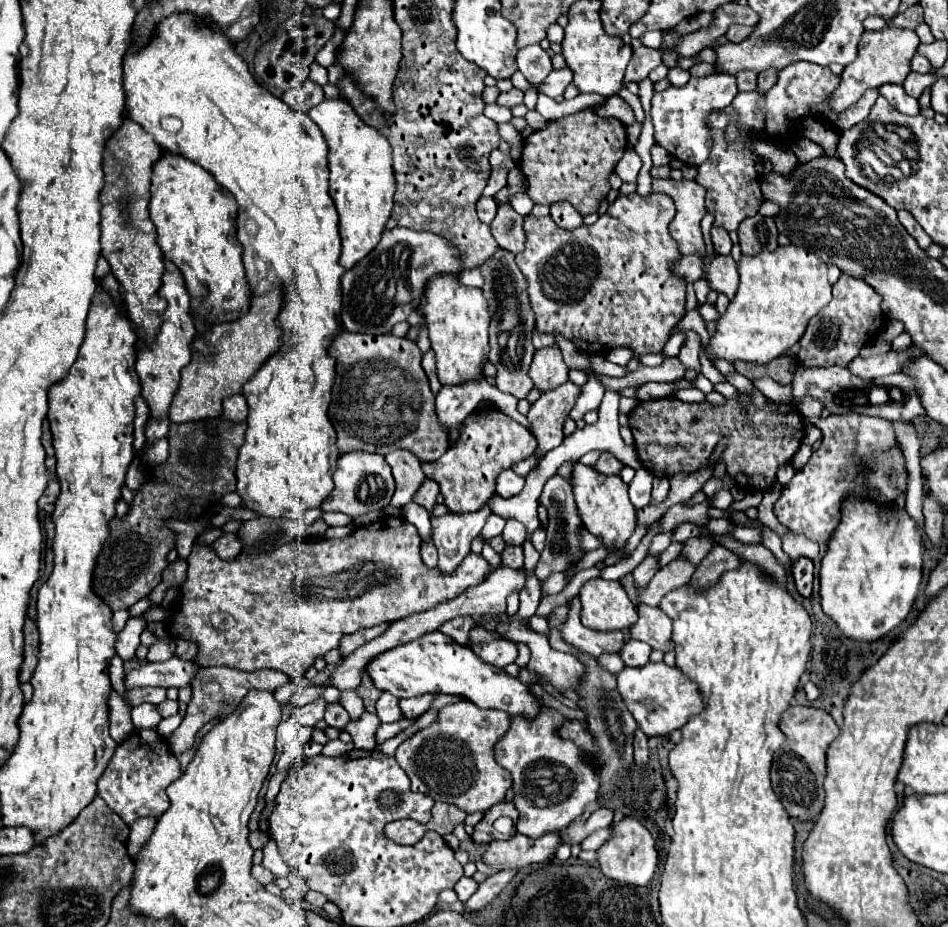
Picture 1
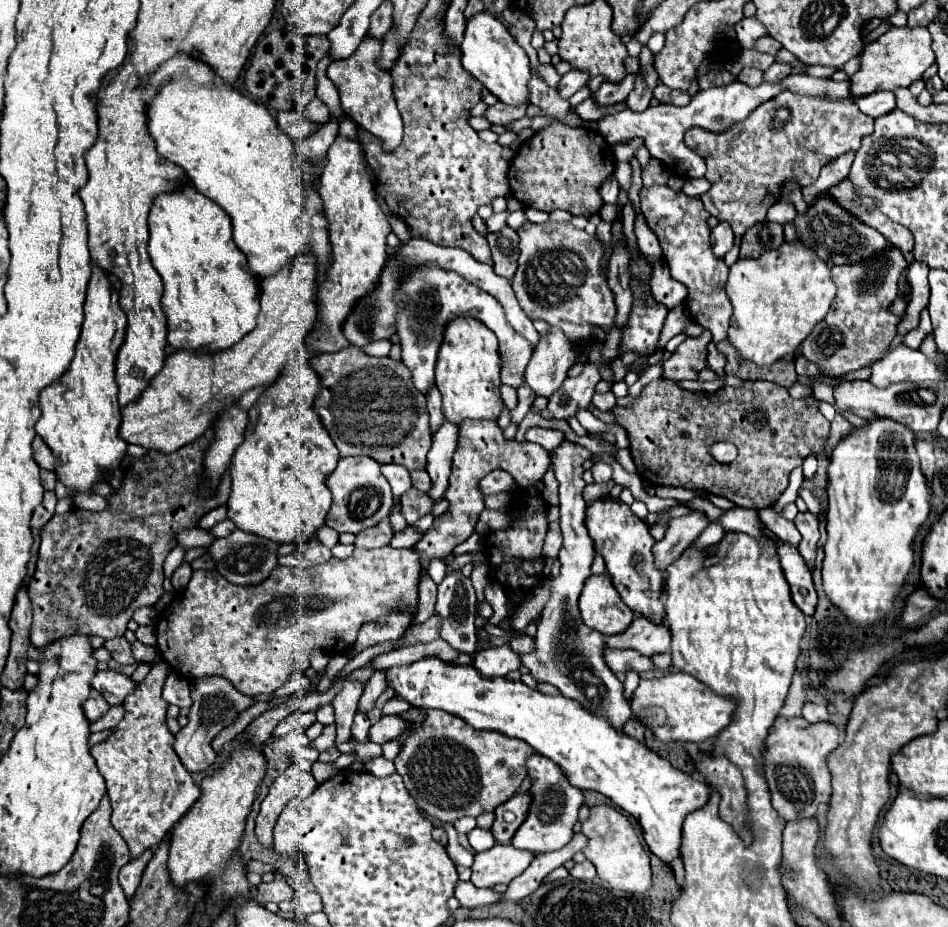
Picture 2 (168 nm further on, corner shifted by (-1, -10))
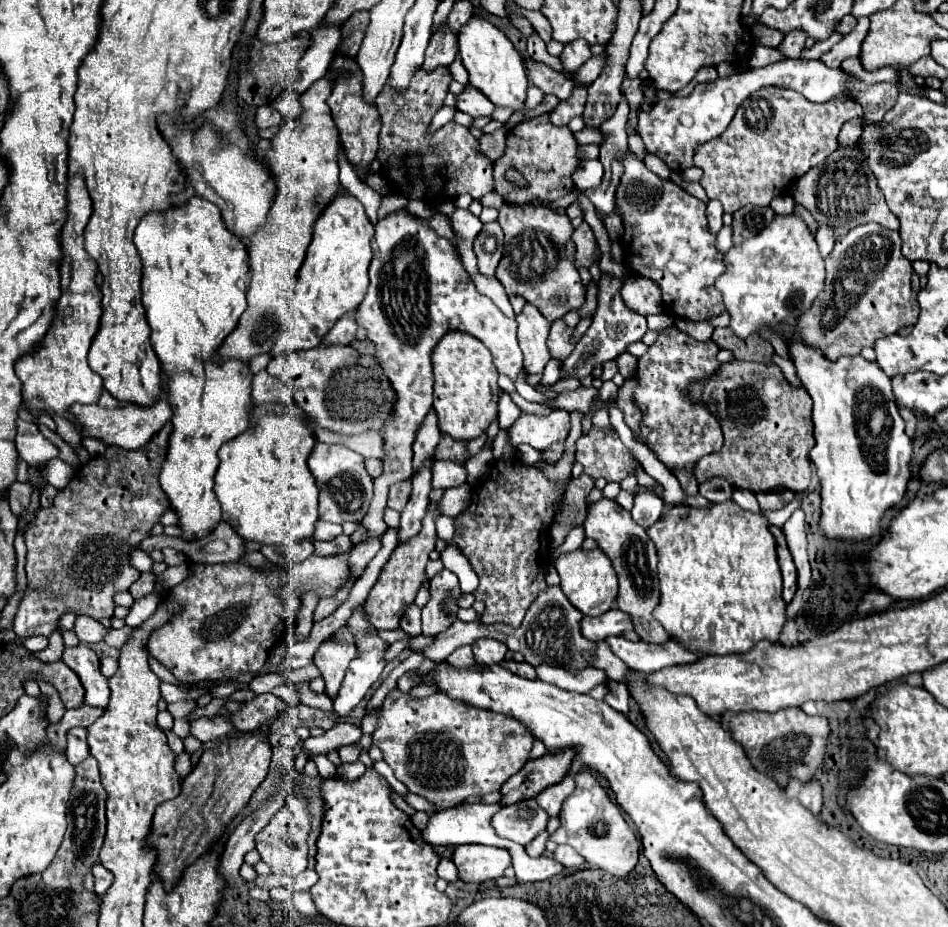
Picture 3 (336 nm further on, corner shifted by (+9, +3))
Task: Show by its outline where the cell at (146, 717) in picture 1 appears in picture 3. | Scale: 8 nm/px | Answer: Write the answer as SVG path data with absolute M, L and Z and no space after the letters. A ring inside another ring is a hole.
M72 728L68 732L68 748L66 748L68 761L75 766L78 762L85 760L89 754L86 728Z

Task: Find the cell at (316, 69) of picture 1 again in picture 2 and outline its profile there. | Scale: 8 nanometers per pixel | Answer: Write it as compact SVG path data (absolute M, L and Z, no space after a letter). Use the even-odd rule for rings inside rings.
M314 97L314 99L308 103L308 107L304 109L304 115L306 115L310 121L326 123L326 121L328 121L330 111L328 111L328 105L326 105L324 101L320 101L318 97Z

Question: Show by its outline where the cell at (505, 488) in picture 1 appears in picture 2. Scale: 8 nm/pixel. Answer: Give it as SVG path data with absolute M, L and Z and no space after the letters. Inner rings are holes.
M492 471L490 475L486 475L482 481L480 481L480 487L484 489L484 495L498 495L498 493L506 493L510 491L512 487L512 479L506 471Z

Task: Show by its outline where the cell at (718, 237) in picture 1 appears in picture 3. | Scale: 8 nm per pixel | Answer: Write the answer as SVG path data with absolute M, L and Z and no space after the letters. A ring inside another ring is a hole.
M710 200L710 202L708 202L706 218L708 218L708 226L710 226L710 232L718 234L718 230L722 228L722 204L720 204L718 200Z

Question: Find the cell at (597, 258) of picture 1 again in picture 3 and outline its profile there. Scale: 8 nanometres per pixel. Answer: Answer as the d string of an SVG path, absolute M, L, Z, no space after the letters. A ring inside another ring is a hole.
M502 206L498 224L504 230L504 254L496 270L496 278L502 282L506 294L518 294L526 298L530 304L534 304L542 316L546 316L550 322L562 318L566 312L576 310L584 304L584 288L580 282L578 270L574 270L574 244L570 242L570 236L574 232L570 220L566 214L558 214L552 208L546 206Z

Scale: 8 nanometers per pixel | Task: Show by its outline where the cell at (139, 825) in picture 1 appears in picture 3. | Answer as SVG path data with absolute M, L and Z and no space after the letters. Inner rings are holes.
M96 864L96 866L92 868L92 874L94 874L94 878L96 878L96 888L94 888L96 894L98 894L98 896L104 896L106 890L110 888L114 876L112 876L108 870L104 870L104 866L100 866L100 864Z

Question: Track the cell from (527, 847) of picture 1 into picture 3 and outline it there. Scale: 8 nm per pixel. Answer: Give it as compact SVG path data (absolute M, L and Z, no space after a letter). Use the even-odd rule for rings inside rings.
M464 844L458 846L452 862L458 868L458 878L462 882L484 882L504 876L504 870L512 864L510 854L494 846Z

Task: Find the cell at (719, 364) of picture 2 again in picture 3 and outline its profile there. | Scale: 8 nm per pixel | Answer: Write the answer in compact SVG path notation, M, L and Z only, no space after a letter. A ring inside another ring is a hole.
M676 320L674 326L676 326L676 328L680 326L680 330L682 330L684 334L688 334L690 338L700 340L700 342L710 340L710 336L712 336L712 332L714 332L714 326L712 326L710 322L698 322L698 324L696 324L696 322L690 322L690 320Z

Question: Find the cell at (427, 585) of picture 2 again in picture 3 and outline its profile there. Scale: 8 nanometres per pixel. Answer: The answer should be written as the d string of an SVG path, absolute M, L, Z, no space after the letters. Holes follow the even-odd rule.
M410 606L408 612L404 614L404 618L400 620L400 628L410 634L410 636L418 636L420 634L420 608L418 606Z

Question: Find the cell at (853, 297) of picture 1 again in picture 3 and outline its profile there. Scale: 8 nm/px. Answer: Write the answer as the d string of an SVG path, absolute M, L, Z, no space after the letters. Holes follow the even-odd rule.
M852 228L848 234L840 236L826 258L826 286L812 308L798 320L796 336L802 336L802 340L814 348L820 348L828 360L838 360L842 356L858 356L864 346L874 346L878 338L914 326L918 322L920 306L916 294L912 294L912 264L902 256L900 248L900 234L888 228Z

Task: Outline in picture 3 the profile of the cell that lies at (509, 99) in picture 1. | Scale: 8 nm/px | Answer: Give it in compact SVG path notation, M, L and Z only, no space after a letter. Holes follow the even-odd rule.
M464 86L460 94L456 94L456 110L476 118L476 116L490 116L494 110L494 104L480 92L474 90L474 86Z

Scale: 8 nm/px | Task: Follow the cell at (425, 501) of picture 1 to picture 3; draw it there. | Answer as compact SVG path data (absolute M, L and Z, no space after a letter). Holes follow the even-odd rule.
M410 480L394 484L394 486L390 488L390 494L388 494L388 506L390 506L392 510L396 510L396 512L402 512L404 506L406 506L406 502L408 502L408 498L410 498L410 490L412 490Z

